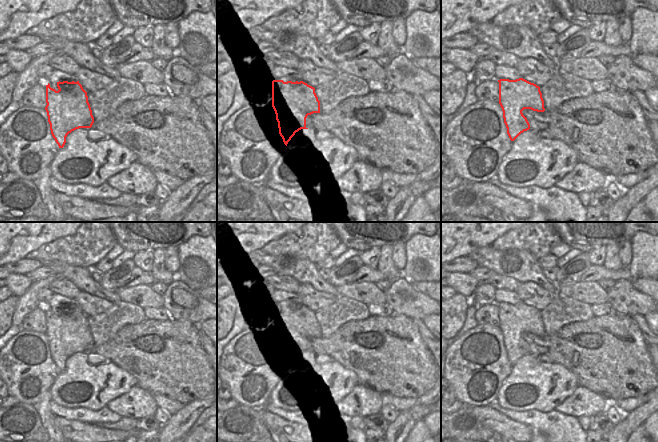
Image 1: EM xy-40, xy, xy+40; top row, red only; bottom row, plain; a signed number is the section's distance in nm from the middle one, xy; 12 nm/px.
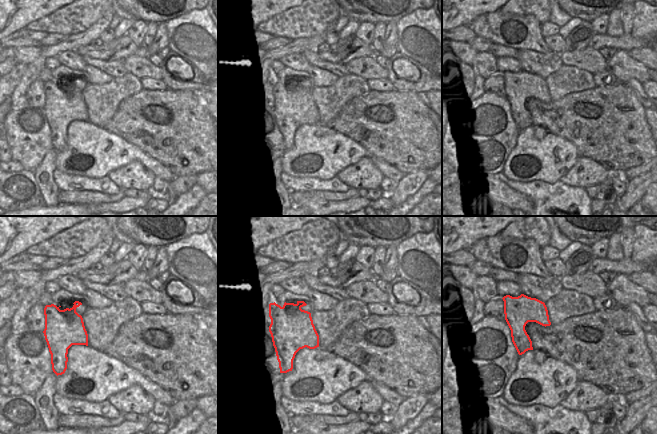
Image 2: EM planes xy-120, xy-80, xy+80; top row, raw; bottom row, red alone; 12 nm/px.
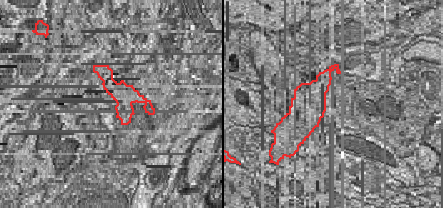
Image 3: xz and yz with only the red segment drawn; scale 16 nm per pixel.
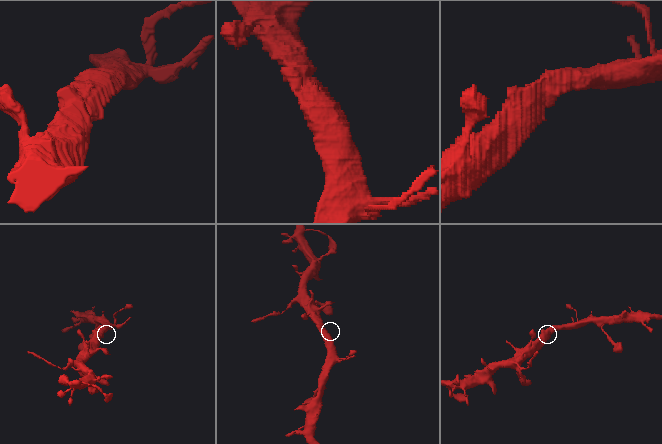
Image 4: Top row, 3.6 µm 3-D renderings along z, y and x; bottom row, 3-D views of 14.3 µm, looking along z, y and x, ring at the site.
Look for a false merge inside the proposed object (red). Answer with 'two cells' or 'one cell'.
one cell

